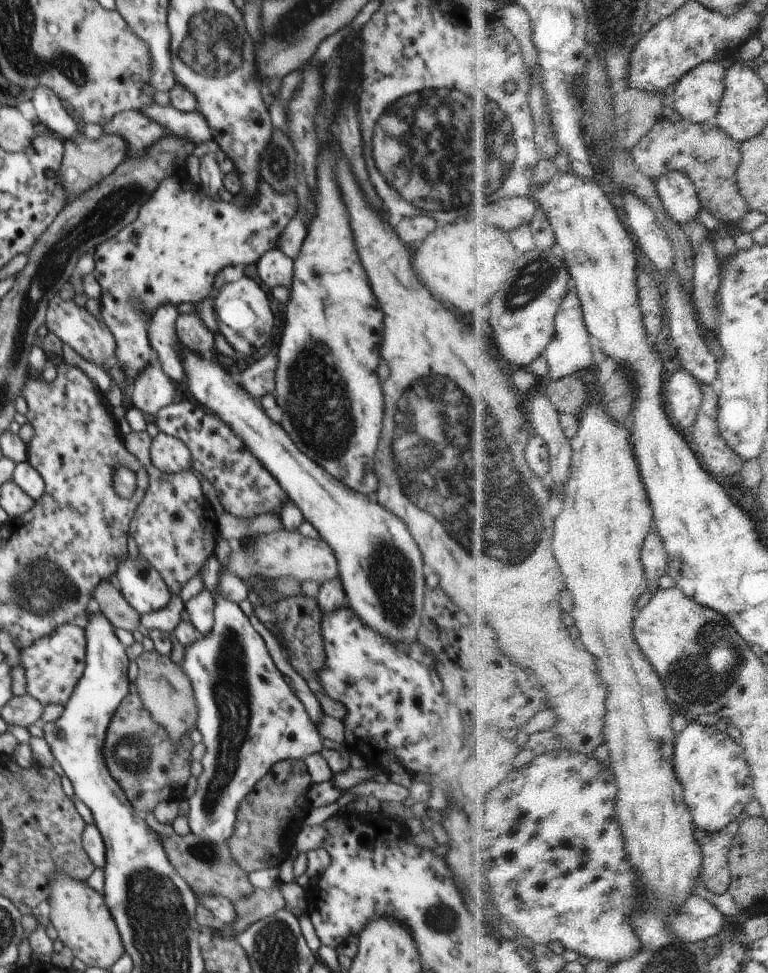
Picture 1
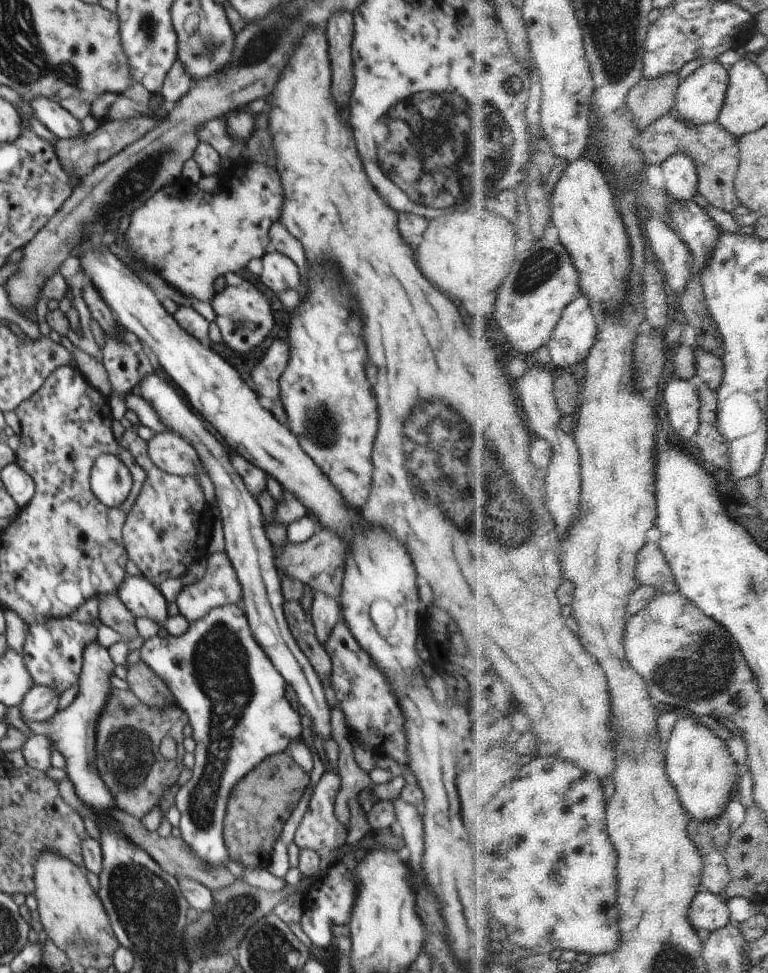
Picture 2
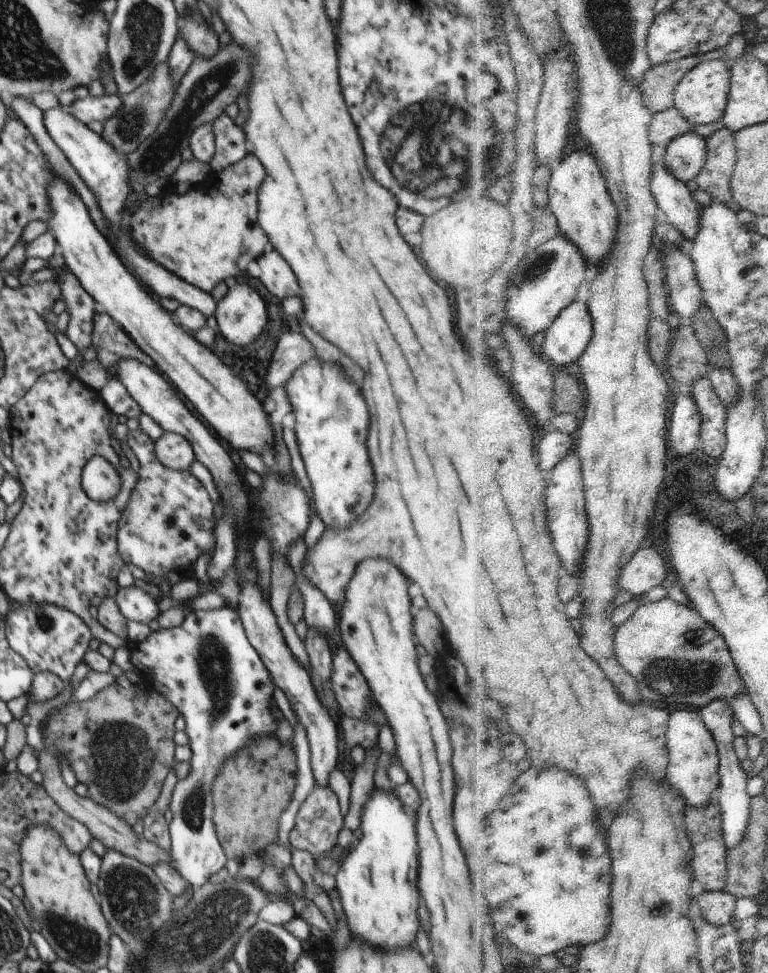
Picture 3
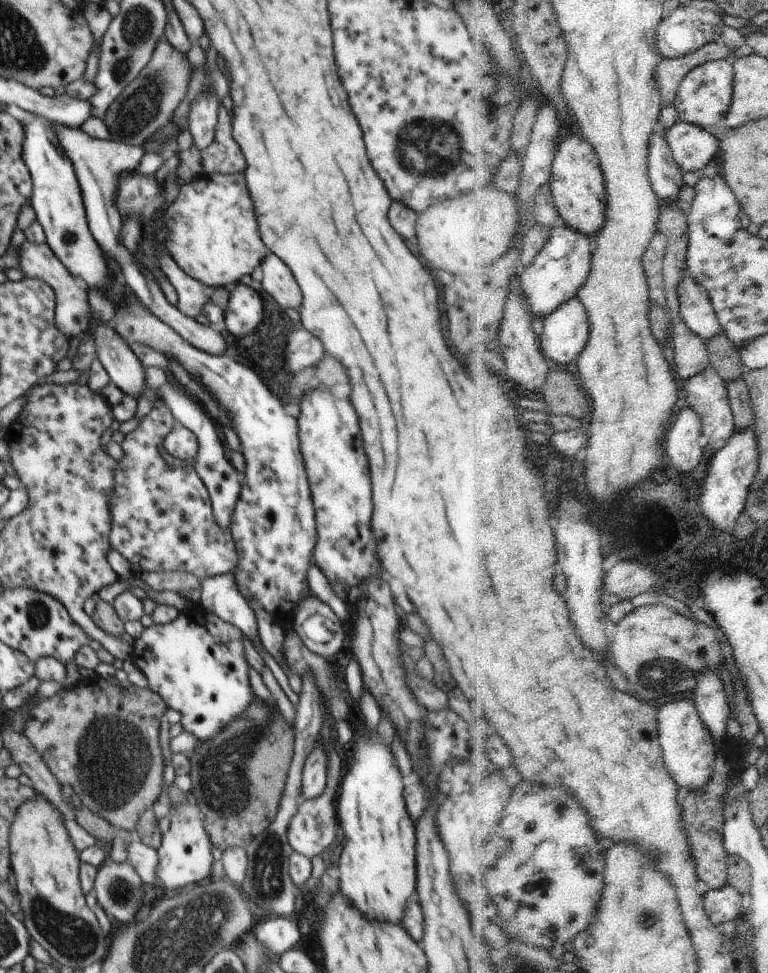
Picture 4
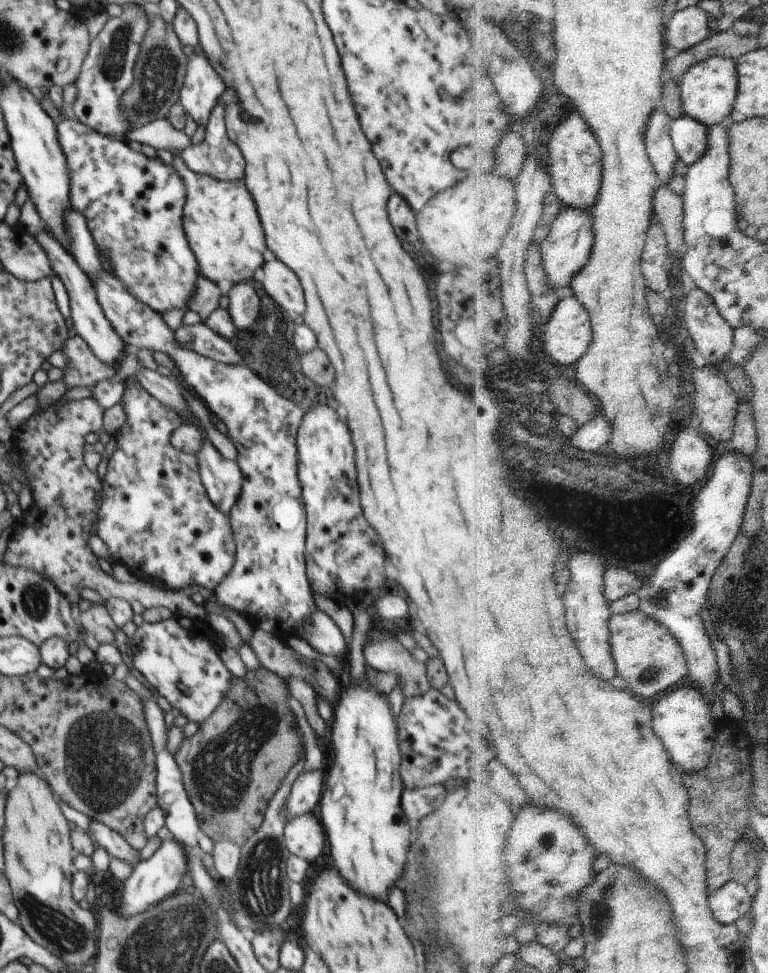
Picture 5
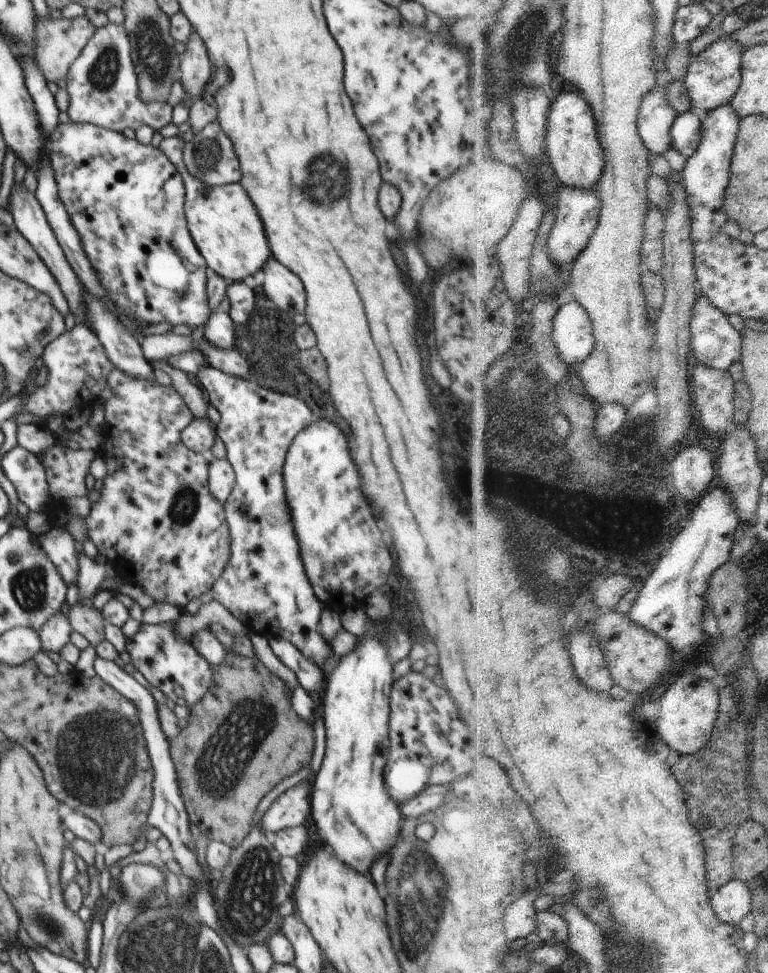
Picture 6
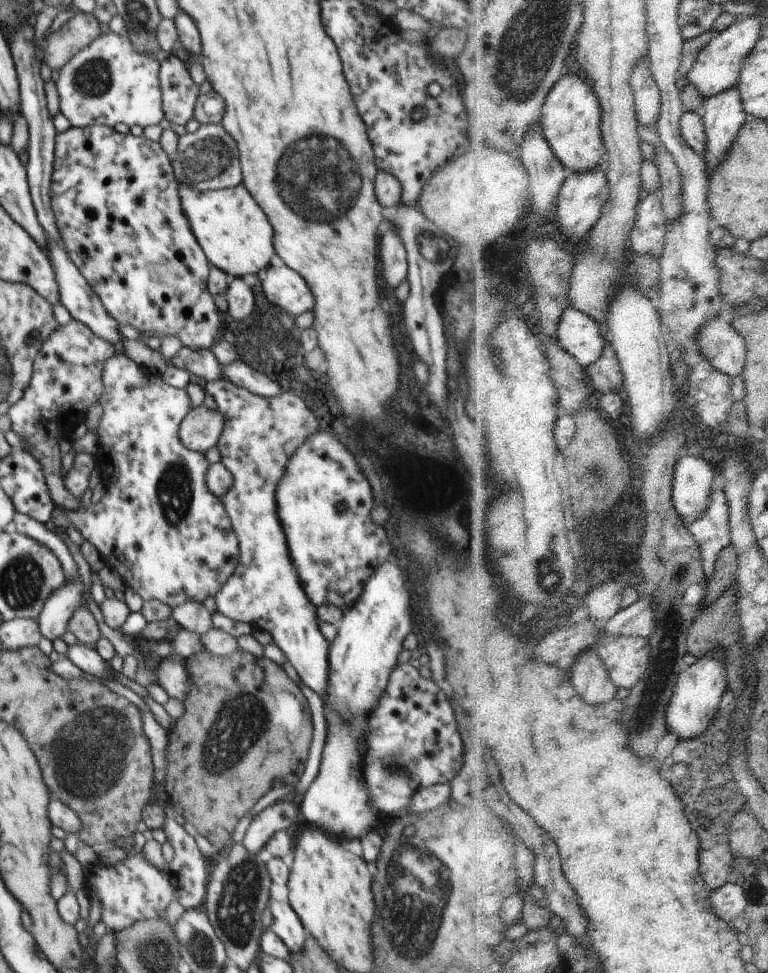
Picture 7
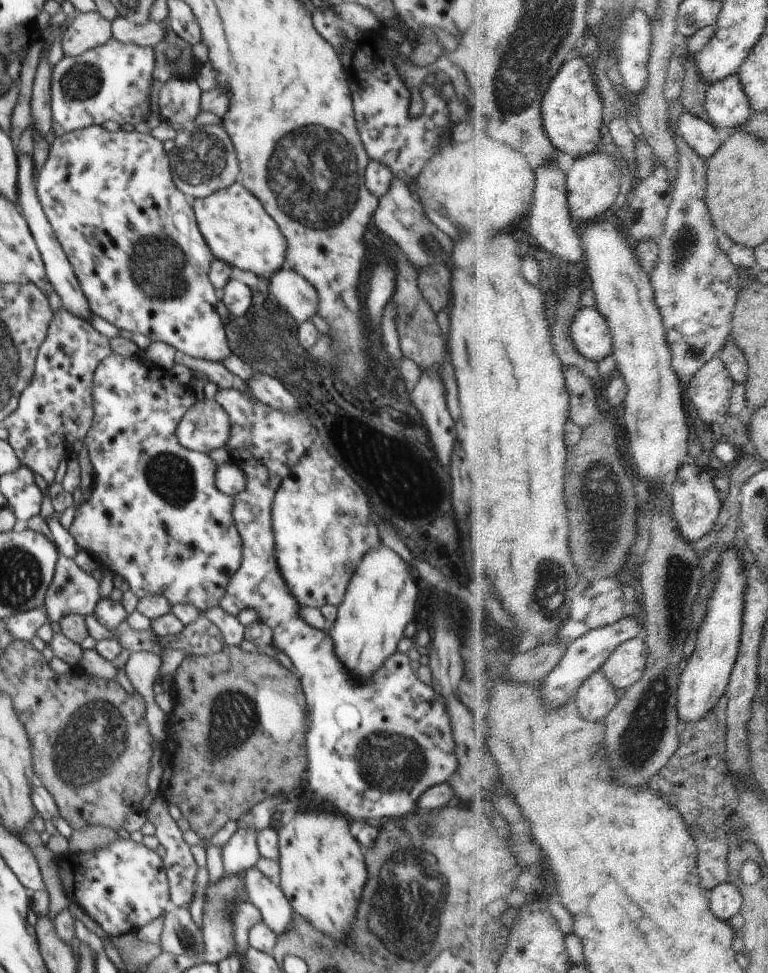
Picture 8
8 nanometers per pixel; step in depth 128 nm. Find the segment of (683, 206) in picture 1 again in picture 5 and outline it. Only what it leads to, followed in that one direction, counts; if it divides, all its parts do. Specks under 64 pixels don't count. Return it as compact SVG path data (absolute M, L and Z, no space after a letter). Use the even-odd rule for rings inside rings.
M687 115L676 119L671 132L680 160L687 166L696 165L707 154L709 127L700 120Z

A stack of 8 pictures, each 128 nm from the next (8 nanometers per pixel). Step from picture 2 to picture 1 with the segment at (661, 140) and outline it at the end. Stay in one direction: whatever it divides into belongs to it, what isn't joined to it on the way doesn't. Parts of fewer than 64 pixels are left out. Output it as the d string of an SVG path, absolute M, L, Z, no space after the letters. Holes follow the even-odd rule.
M663 117L652 132L636 146L630 162L653 181L659 181L671 172L688 174L696 183L703 208L726 224L738 225L752 211L739 183L738 172L743 164L743 142L732 138L727 130L713 120L695 123L683 118L672 122Z

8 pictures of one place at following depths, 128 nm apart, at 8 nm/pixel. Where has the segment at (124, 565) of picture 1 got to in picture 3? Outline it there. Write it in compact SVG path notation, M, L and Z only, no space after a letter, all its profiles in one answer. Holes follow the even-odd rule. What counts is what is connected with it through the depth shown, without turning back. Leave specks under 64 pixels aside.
M135 584L118 588L114 598L128 621L149 623L161 613L156 599Z

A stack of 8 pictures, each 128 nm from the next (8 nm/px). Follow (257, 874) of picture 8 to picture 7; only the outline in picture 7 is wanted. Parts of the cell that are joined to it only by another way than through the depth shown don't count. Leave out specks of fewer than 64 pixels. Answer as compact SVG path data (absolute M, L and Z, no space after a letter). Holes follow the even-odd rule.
M270 899L268 910L272 914L272 922L268 927L272 929L288 947L292 954L300 954L304 950L304 942L308 935L294 909L285 903Z

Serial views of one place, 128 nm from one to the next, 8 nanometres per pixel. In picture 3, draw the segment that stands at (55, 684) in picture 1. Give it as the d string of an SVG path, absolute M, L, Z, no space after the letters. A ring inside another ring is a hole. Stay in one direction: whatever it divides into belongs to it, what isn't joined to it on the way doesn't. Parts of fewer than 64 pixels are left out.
M12 603L12 610L2 614L5 622L5 634L8 644L12 646L30 667L34 674L45 672L55 674L66 684L70 681L76 666L83 660L90 649L92 632L76 614L52 604L34 604L20 606Z

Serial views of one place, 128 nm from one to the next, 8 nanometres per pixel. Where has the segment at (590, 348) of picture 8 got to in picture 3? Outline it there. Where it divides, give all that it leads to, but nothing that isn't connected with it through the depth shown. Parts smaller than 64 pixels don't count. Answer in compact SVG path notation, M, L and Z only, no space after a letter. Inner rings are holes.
M577 301L568 306L545 335L541 350L559 366L579 361L595 337L595 318L589 302Z

